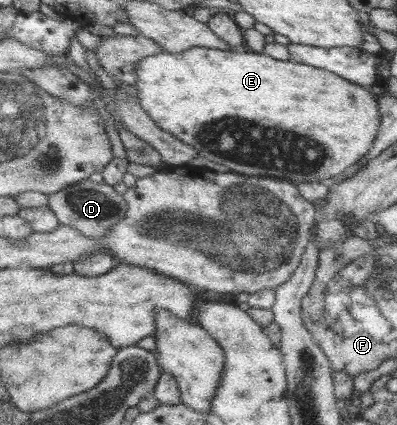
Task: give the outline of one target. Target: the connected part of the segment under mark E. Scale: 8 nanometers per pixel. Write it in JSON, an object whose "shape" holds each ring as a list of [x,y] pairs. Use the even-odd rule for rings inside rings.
{"shape":[[[191,48],[182,53],[163,52],[140,60],[136,66],[136,84],[134,84],[142,110],[158,125],[159,129],[166,131],[193,147],[200,156],[208,161],[226,165],[229,171],[242,175],[256,177],[278,177],[292,183],[323,182],[330,183],[338,179],[350,167],[369,153],[377,136],[380,124],[378,102],[374,94],[367,88],[354,85],[334,75],[325,69],[312,68],[310,65],[300,65],[290,61],[279,61],[268,55],[258,53],[234,53],[232,50],[209,48]]]}

